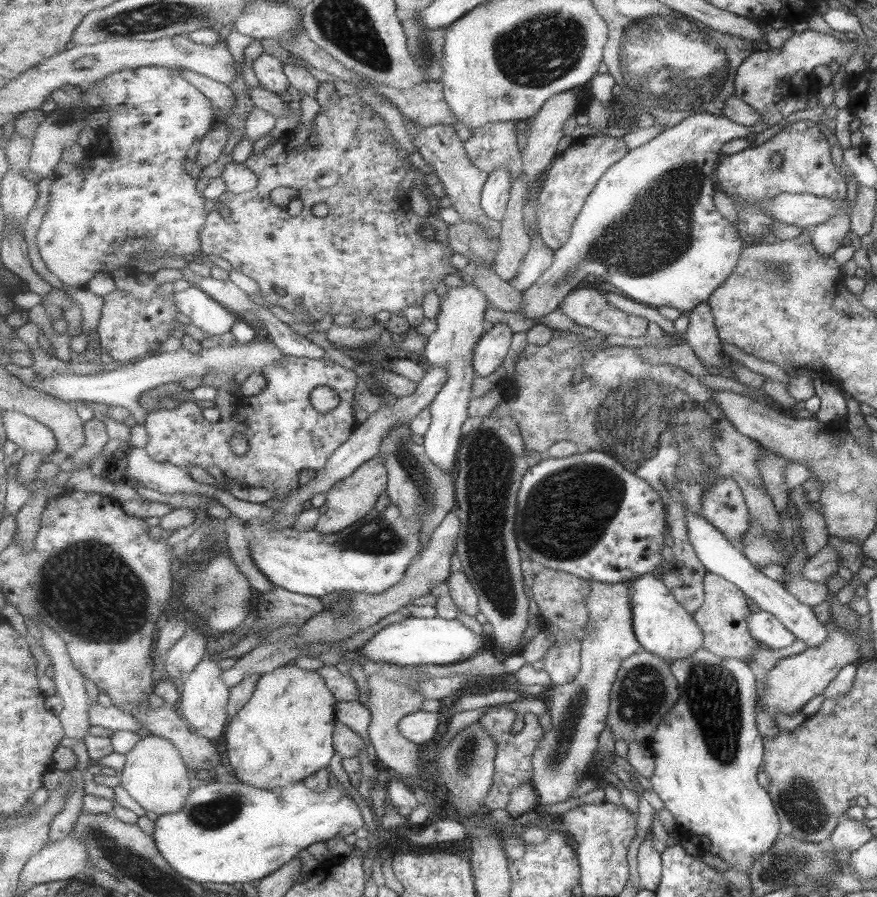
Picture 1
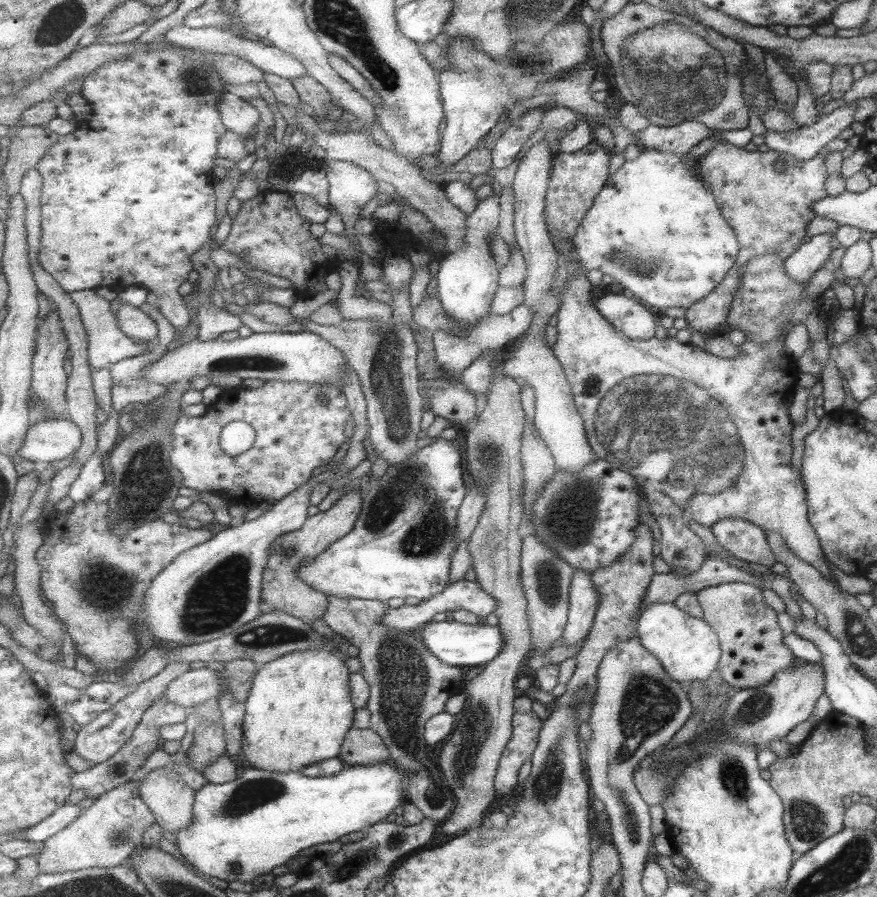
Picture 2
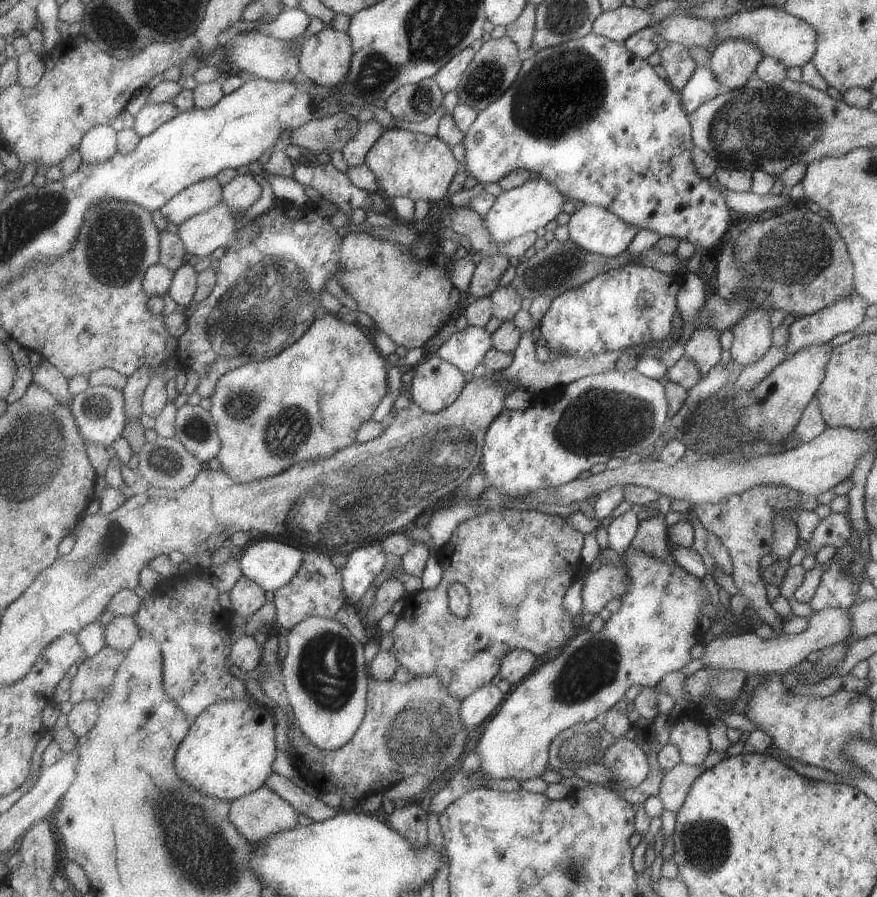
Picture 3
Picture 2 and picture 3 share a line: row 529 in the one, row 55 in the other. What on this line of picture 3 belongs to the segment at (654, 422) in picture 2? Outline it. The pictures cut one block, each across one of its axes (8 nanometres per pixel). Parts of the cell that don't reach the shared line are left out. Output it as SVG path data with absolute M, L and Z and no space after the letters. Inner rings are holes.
M775 6L736 12L726 20L717 20L714 22L714 38L708 46L708 50L711 51L720 42L724 42L728 38L738 38L738 40L752 42L760 48L760 52L764 54L764 57L776 58L787 69L792 67L801 68L807 62L810 62L816 54L816 42L818 42L818 34L816 34L814 26L810 26L808 22L804 22L784 9Z

